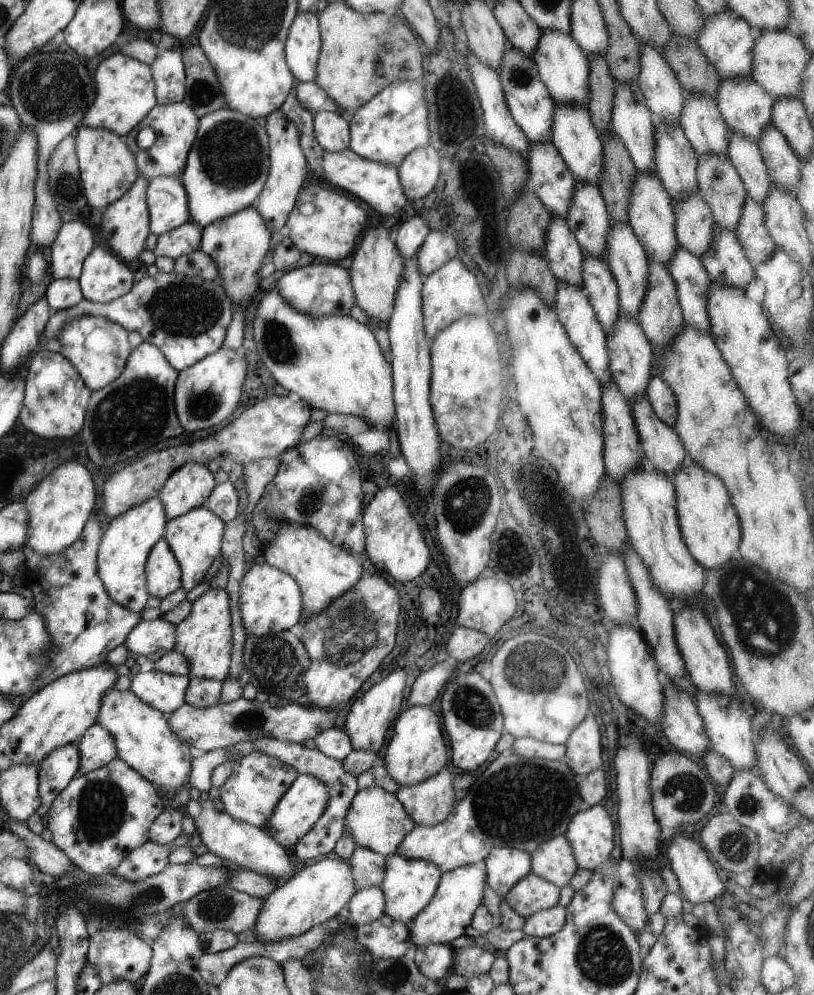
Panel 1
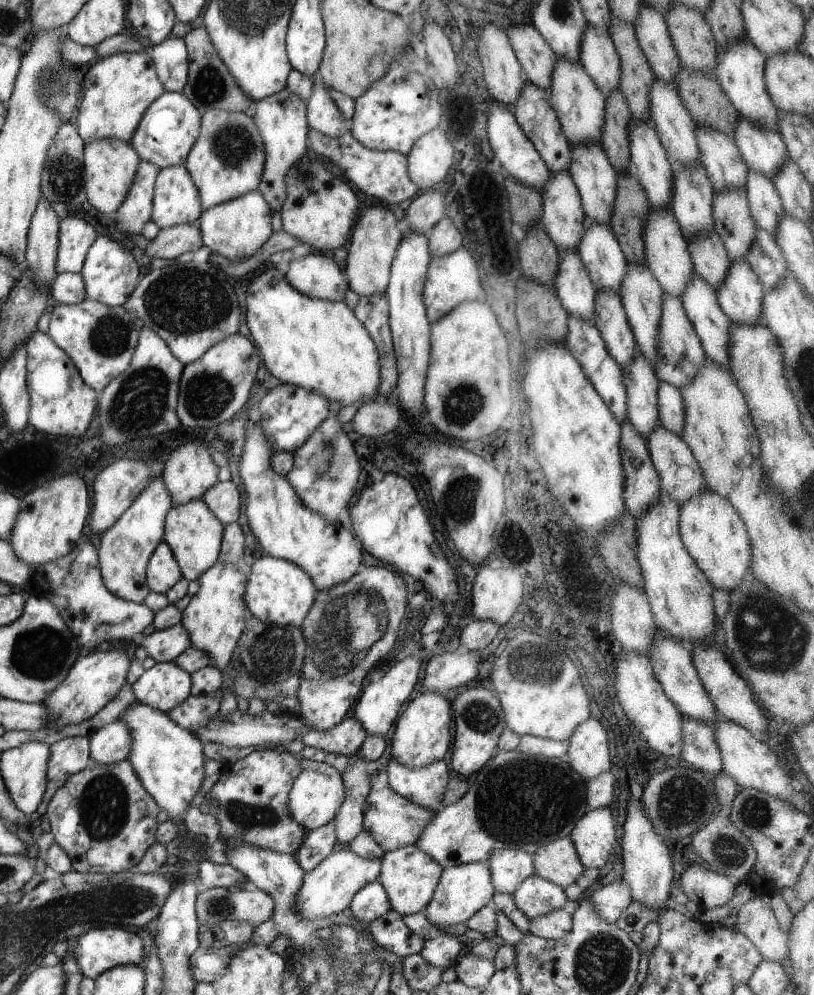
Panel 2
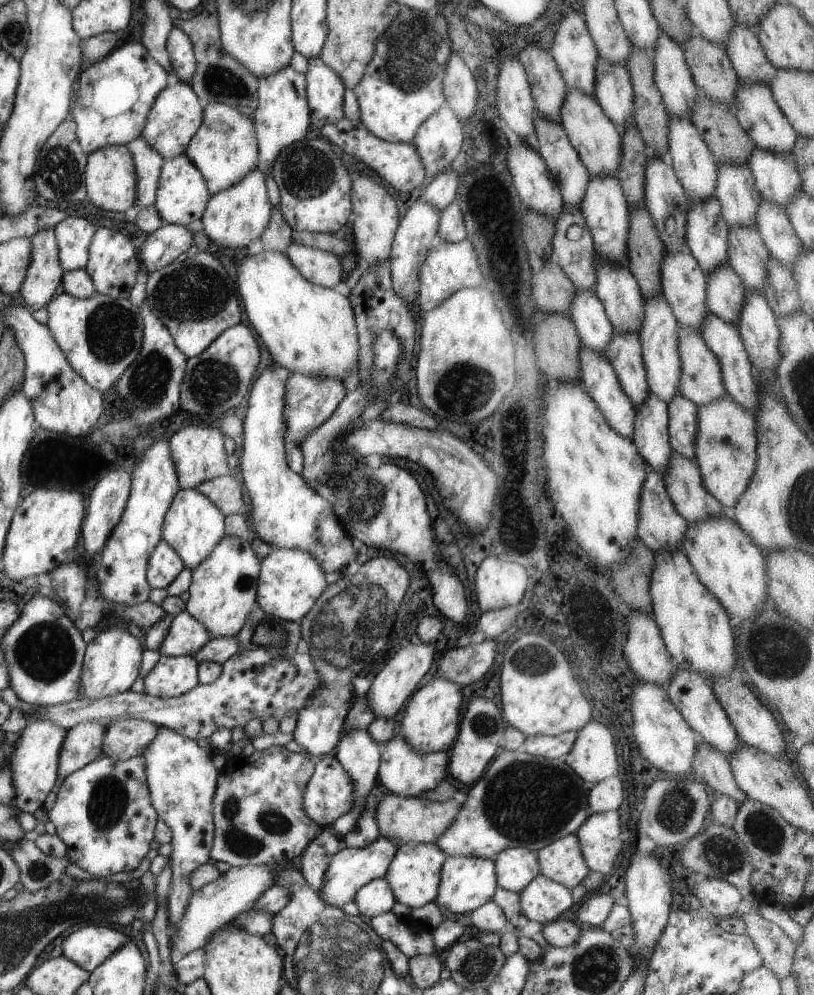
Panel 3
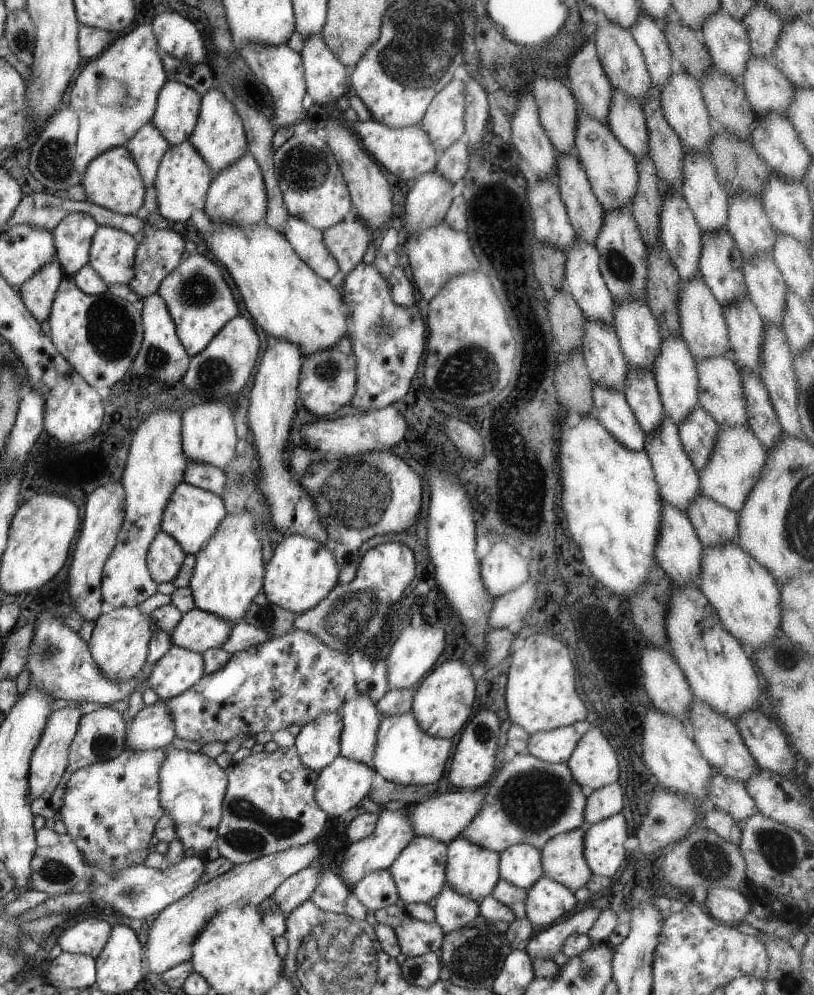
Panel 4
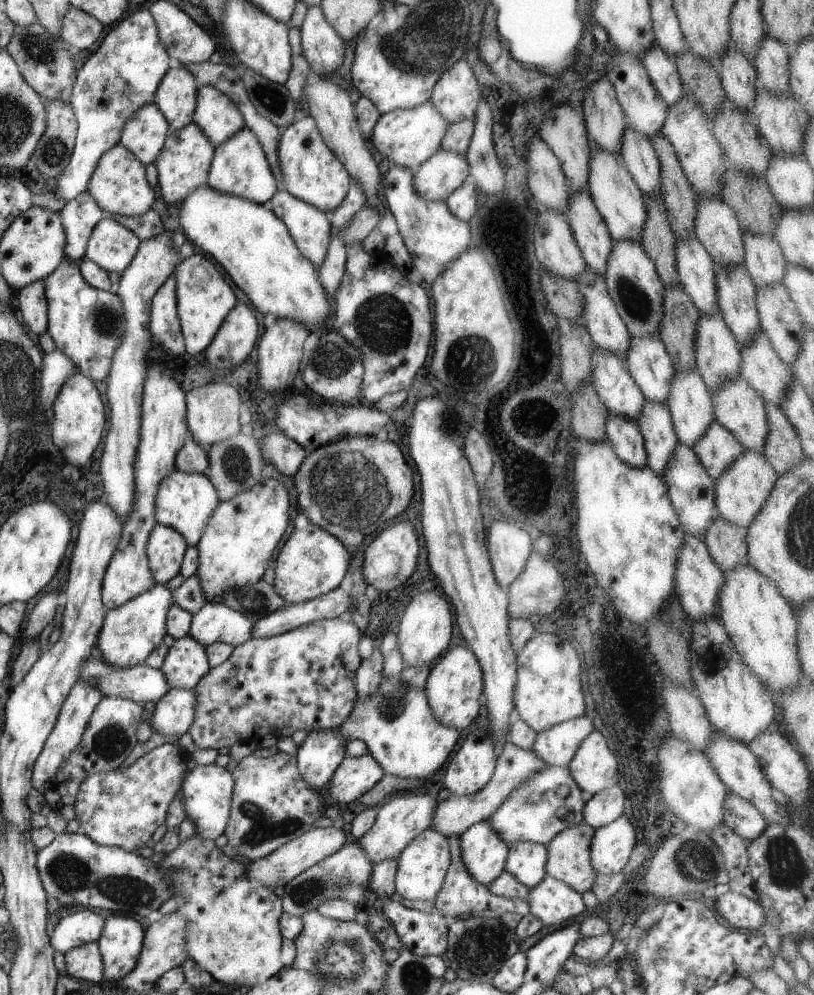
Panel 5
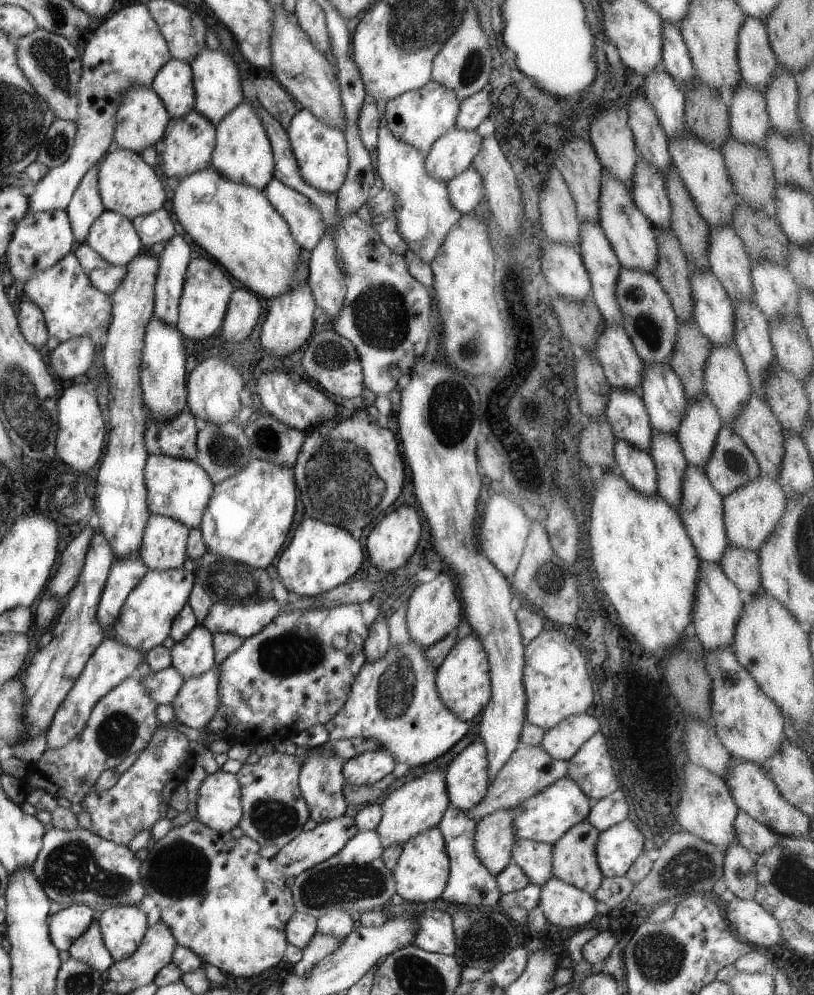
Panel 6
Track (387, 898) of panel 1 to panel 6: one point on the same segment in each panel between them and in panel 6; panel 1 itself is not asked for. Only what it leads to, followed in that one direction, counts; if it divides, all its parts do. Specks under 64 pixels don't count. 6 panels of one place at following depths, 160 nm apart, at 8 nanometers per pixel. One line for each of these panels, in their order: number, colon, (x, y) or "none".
2: (409, 876)
3: (413, 874)
4: (418, 872)
5: (421, 866)
6: (421, 870)

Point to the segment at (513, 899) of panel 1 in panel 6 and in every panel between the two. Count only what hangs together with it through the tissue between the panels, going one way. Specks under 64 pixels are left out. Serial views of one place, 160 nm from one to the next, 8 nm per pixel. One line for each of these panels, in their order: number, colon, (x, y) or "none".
2: (534, 897)
3: (543, 899)
4: (546, 900)
5: (551, 901)
6: (564, 906)

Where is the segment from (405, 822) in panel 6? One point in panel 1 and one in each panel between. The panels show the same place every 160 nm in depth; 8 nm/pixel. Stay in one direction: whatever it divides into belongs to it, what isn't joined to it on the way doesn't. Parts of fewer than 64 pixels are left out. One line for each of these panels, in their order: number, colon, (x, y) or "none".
1: (315, 893)
2: (330, 886)
3: (348, 869)
4: (377, 851)
5: (405, 815)

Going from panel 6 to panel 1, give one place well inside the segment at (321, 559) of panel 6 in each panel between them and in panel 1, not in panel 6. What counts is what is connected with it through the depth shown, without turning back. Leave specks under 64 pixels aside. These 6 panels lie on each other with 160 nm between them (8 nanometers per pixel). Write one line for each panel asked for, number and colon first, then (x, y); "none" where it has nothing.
1: (270, 601)
2: (278, 592)
3: (288, 582)
4: (301, 572)
5: (312, 562)

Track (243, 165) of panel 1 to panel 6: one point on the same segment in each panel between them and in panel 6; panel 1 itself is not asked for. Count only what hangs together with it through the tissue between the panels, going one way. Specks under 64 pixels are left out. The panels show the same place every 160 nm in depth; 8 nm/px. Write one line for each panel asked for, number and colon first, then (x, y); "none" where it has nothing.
2: (226, 161)
3: (223, 149)
4: (219, 137)
5: (215, 113)
6: (217, 88)

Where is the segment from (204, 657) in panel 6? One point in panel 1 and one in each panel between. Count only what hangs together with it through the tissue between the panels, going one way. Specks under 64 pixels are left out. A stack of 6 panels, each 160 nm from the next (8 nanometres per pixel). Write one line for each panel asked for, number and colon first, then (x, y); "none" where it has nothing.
1: (164, 692)
2: (163, 686)
3: (170, 676)
4: (177, 670)
5: (185, 663)

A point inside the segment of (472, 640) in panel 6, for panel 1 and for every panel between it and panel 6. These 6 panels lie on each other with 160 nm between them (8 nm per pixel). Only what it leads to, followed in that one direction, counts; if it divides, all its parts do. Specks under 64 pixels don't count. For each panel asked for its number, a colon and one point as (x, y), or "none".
1: (416, 750)
2: (421, 736)
3: (430, 718)
4: (442, 704)
5: (454, 686)

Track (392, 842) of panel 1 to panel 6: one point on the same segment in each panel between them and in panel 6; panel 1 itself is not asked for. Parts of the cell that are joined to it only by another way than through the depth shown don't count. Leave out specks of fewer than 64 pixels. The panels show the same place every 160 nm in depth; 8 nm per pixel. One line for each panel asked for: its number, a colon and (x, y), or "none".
2: (392, 821)
3: (401, 819)
4: (442, 817)
5: (514, 765)
6: (530, 769)

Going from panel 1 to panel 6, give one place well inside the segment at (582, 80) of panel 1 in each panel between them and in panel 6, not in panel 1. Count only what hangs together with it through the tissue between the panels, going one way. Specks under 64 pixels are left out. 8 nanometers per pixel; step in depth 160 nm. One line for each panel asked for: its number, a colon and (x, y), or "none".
2: (579, 107)
3: (596, 139)
4: (611, 172)
5: (619, 202)
6: (631, 238)

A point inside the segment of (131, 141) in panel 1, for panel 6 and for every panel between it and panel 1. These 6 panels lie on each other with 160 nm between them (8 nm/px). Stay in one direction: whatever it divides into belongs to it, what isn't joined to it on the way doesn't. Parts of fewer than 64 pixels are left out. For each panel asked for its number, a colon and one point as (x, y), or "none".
2: (169, 127)
3: (175, 114)
4: (177, 106)
5: (175, 96)
6: (173, 83)

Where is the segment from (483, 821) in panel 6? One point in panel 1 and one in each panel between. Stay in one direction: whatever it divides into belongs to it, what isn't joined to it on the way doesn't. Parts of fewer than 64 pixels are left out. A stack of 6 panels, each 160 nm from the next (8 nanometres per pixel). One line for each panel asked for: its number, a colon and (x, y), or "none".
1: (447, 915)
2: (463, 889)
3: (465, 883)
4: (472, 871)
5: (484, 855)

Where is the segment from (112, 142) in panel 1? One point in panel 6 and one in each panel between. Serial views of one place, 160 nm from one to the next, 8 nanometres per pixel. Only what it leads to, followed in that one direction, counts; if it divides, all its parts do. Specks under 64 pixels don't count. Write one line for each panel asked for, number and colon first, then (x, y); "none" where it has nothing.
2: (109, 165)
3: (109, 178)
4: (111, 181)
5: (118, 184)
6: (128, 186)

